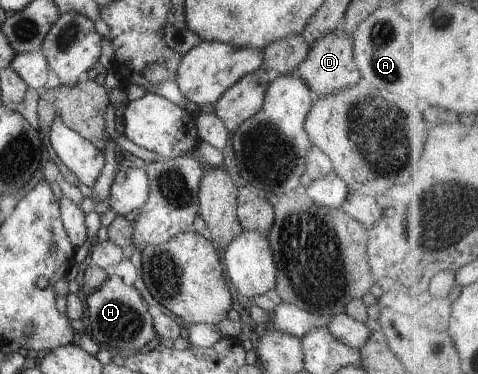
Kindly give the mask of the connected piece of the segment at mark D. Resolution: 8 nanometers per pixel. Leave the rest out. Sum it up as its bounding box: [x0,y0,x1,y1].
[296,29,363,97]

